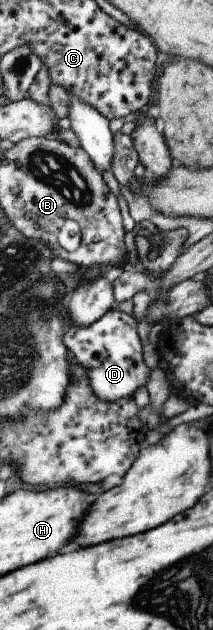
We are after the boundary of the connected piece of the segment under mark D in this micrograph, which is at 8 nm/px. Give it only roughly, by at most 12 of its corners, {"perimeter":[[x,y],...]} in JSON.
{"perimeter":[[113,307],[61,341],[103,401],[151,369],[137,320]]}

